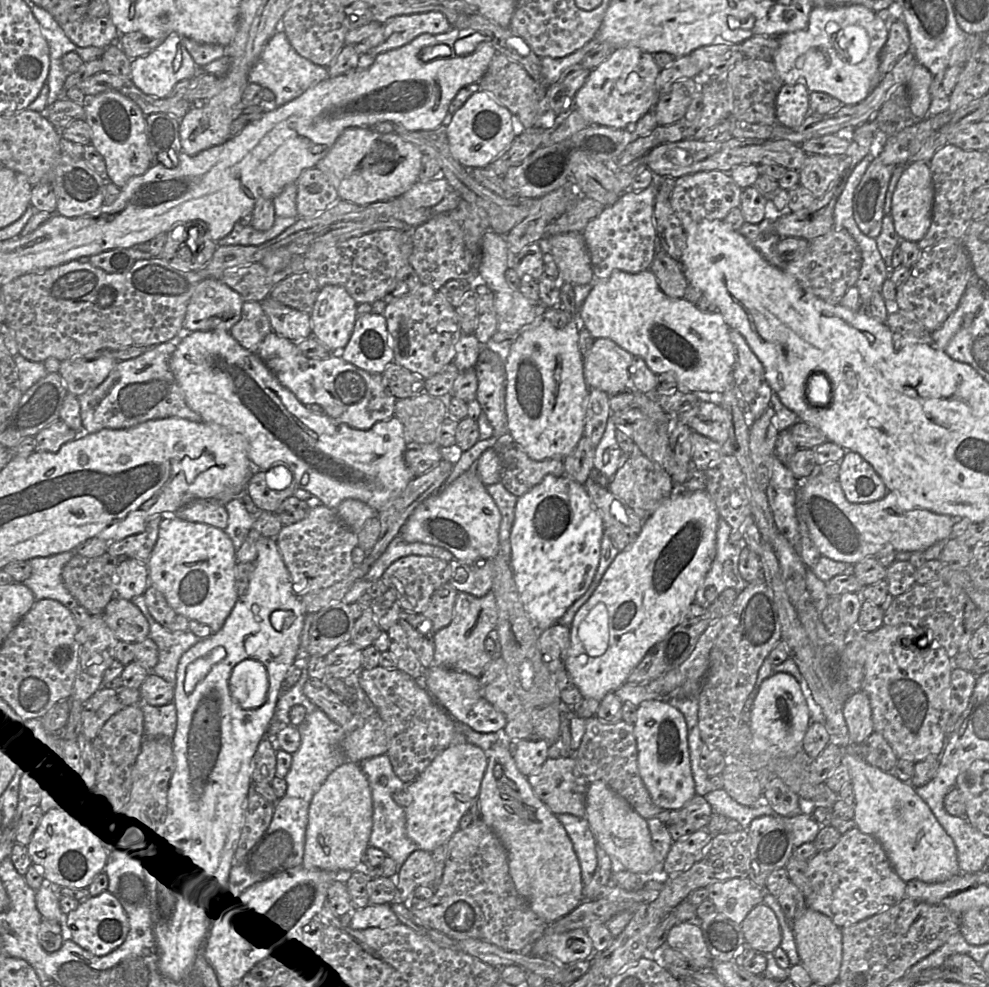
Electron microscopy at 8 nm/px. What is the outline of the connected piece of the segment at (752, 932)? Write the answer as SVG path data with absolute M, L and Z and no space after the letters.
M765 903L756 905L740 924L745 942L757 952L773 953L780 946L782 933L774 911Z

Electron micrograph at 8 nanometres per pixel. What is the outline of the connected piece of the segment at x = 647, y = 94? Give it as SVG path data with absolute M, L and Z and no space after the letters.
M631 45L614 48L602 63L590 71L576 93L575 108L588 125L630 128L653 110L658 101L656 79L660 70L651 53Z

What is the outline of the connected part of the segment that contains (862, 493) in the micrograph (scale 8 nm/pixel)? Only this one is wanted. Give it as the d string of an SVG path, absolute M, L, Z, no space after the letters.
M846 451L840 462L838 481L850 503L874 502L888 493L885 483L872 465L852 451Z

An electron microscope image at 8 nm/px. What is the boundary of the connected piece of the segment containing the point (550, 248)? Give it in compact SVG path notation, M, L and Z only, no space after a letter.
M580 232L560 233L537 242L544 253L551 253L559 276L574 285L594 282L590 256Z

